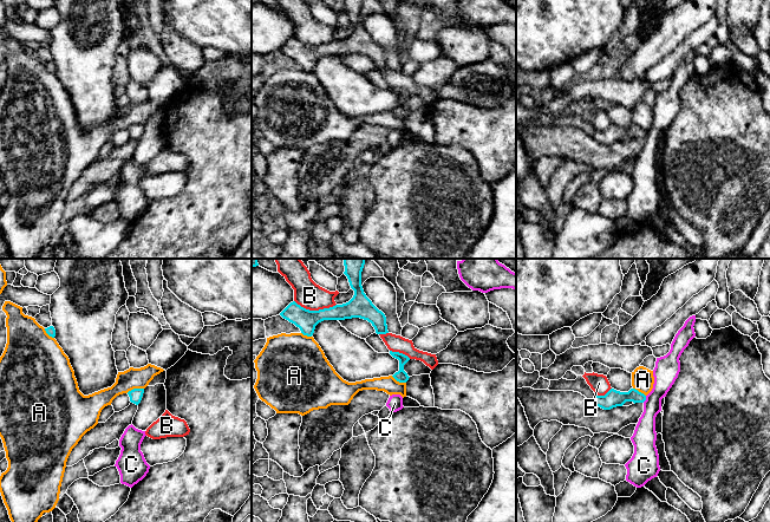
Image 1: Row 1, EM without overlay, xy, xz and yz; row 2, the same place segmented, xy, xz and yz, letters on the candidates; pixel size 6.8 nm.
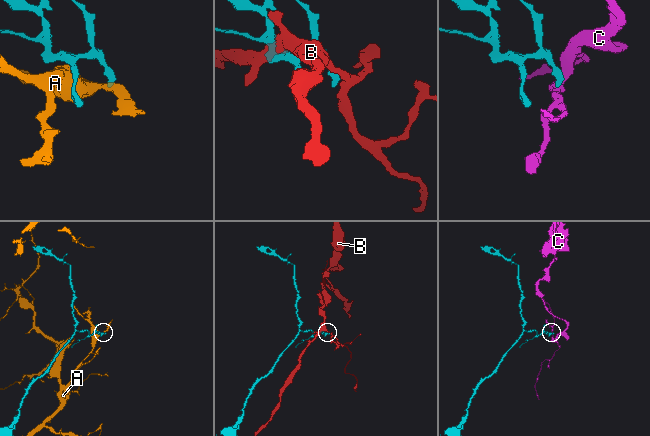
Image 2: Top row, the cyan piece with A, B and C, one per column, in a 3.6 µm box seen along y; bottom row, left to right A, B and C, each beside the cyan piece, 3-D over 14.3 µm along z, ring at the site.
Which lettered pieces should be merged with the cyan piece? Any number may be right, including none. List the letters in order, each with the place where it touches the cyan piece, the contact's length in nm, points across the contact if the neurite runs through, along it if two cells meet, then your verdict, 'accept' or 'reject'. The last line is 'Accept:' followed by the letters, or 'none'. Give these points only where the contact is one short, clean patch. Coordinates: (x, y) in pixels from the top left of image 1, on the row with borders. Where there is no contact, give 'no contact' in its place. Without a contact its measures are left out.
A: contact xy (135, 389); length 120 nm; reject
B: contact xz (315, 311); length 280 nm; reject
C: contact yz (645, 399); length 50 nm; border yz (646, 396), (643, 402); reject
Accept: none

